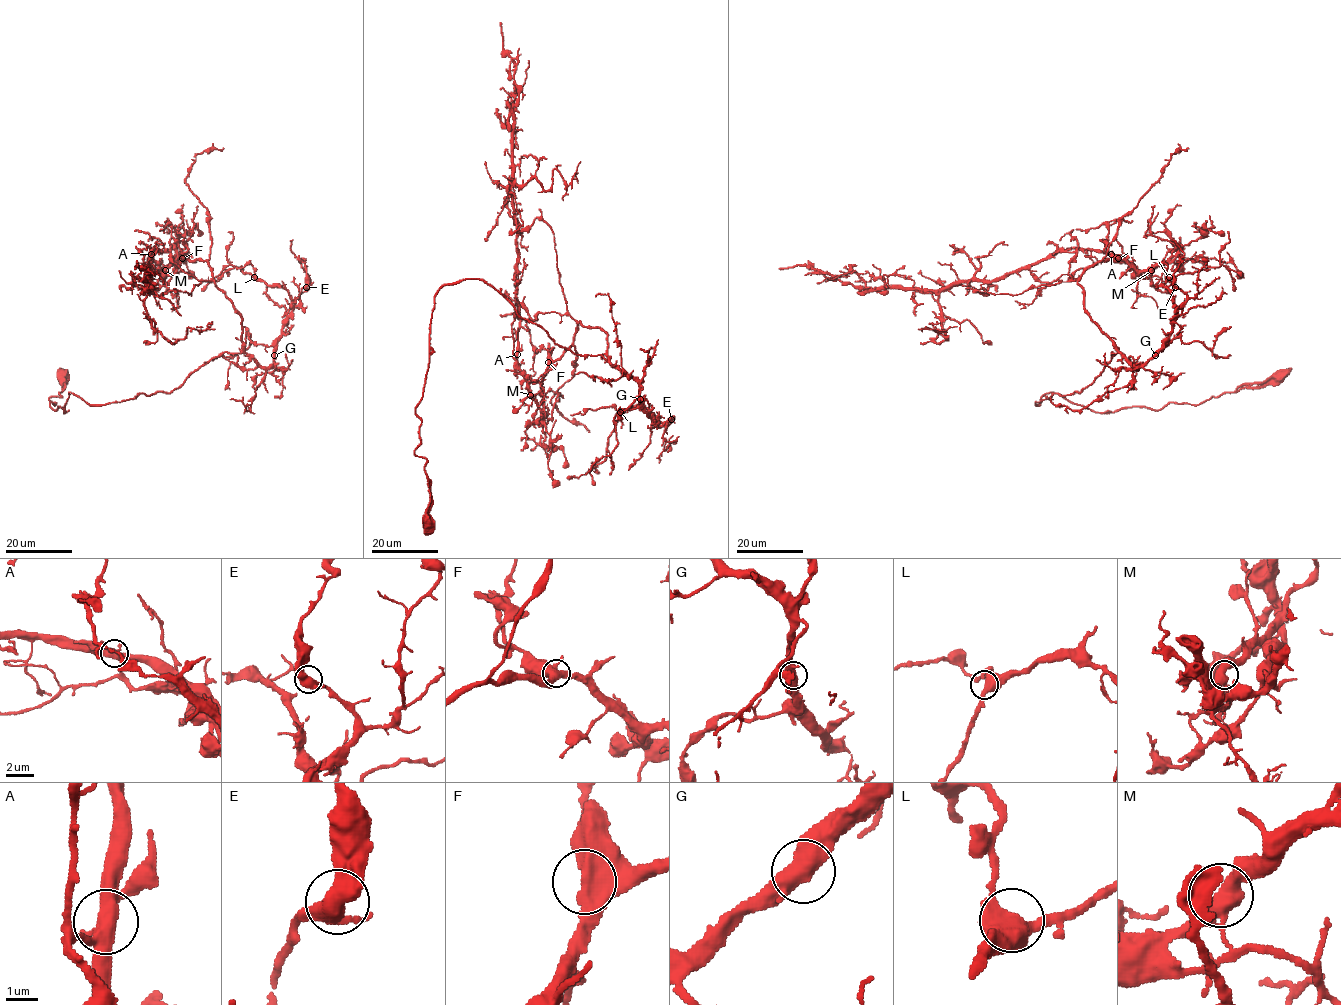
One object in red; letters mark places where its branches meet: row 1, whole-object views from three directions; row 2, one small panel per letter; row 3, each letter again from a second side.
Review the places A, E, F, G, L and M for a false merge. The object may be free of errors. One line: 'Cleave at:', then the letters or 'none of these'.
Cleave at: A

